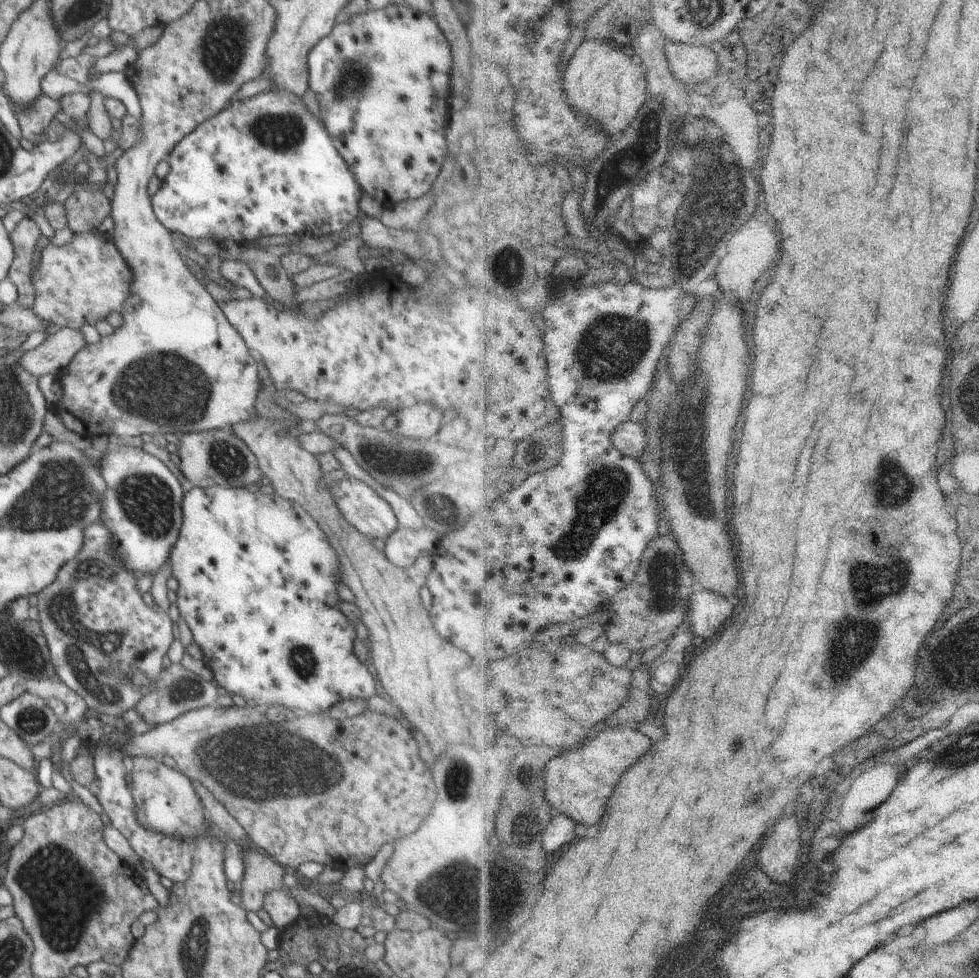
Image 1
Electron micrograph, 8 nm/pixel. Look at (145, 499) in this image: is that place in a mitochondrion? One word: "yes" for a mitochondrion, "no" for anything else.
yes

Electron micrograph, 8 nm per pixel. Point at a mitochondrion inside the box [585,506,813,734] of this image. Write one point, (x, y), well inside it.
(662, 568)

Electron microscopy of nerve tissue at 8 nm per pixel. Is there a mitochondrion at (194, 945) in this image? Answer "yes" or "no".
yes

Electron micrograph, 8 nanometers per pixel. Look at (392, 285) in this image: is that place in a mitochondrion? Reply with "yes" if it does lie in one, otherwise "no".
no

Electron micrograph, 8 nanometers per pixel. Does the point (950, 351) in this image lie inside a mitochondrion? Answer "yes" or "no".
no

